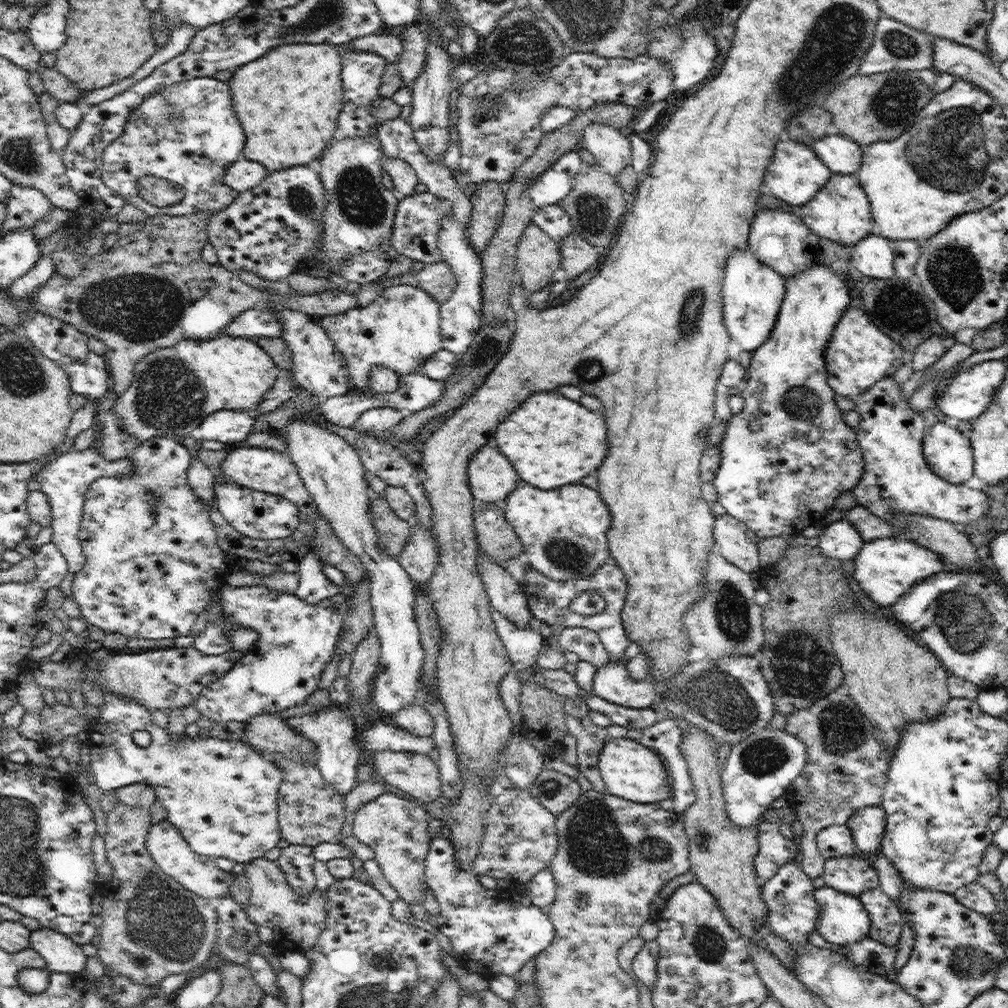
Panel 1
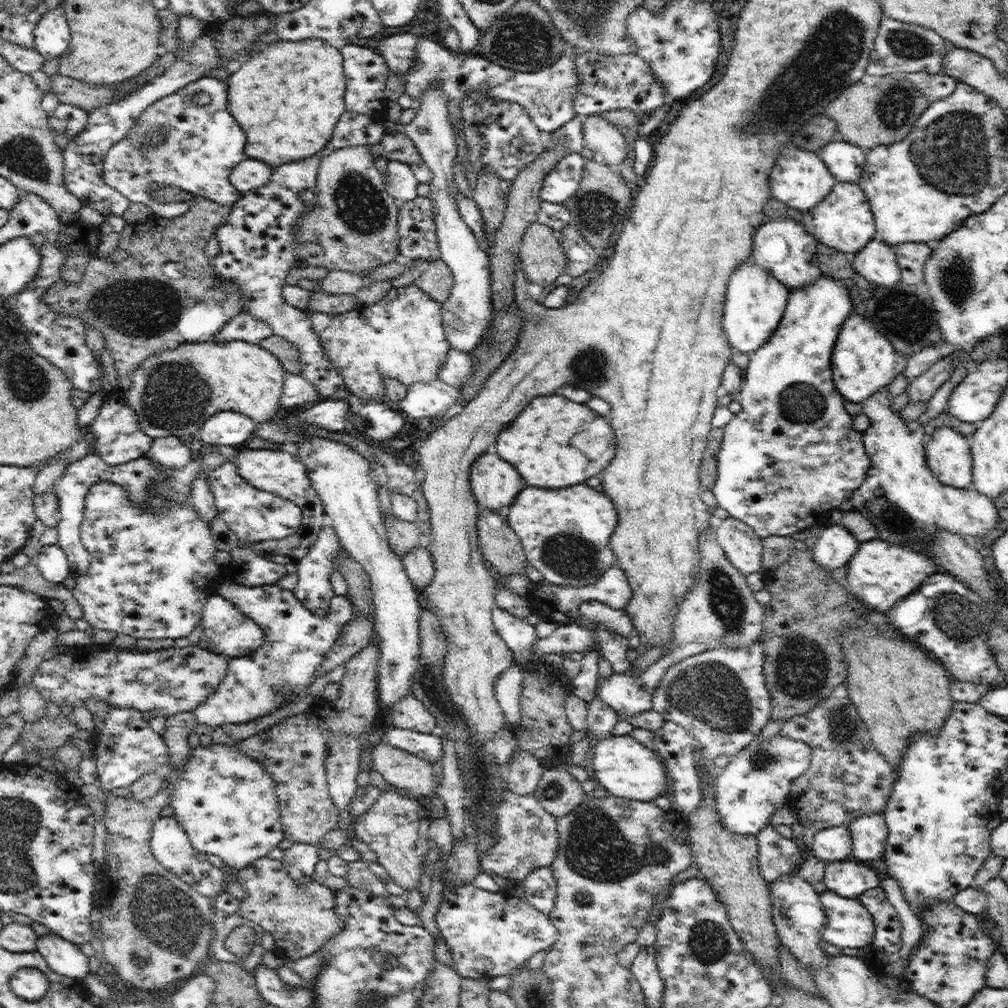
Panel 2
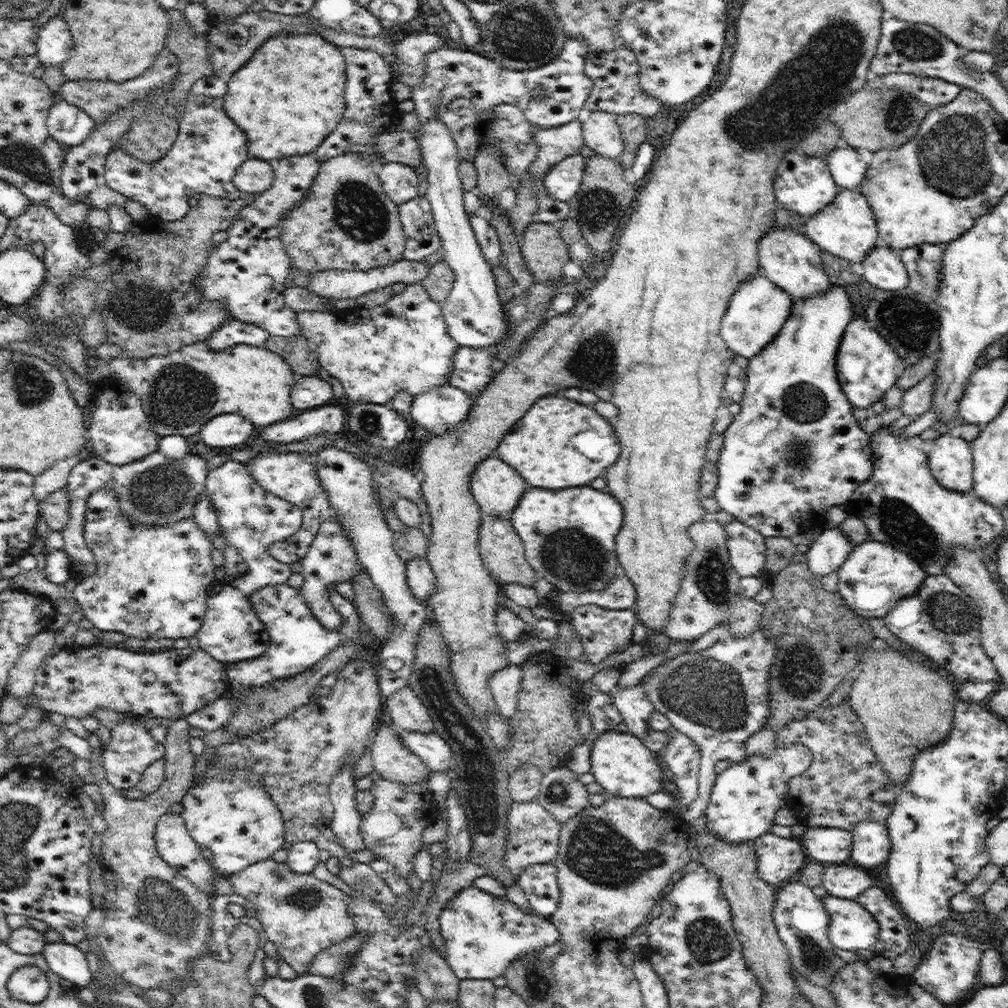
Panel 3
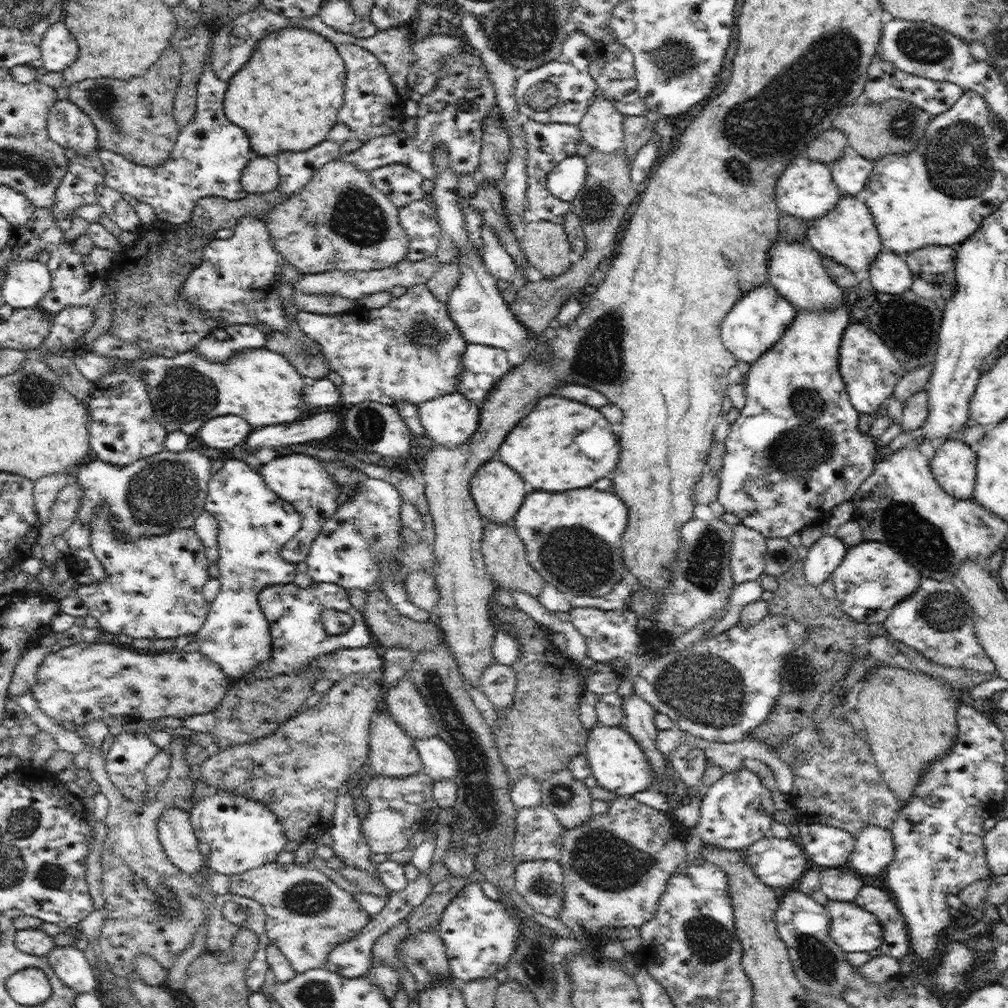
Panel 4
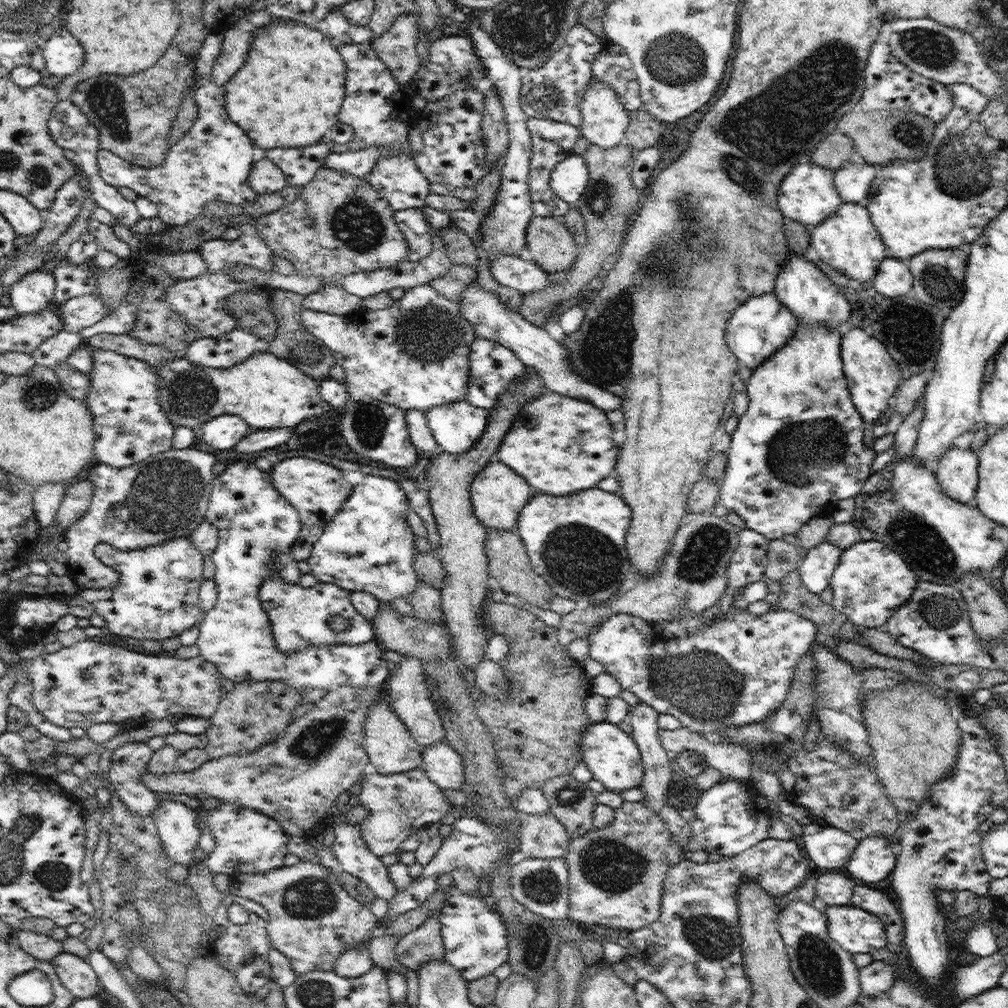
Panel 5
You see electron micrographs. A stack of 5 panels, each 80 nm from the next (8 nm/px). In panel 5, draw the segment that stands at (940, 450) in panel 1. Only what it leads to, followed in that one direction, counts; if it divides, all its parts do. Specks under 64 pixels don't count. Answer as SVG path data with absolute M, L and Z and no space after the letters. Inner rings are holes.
M951 446L934 470L944 494L966 504L975 497L979 481L979 458L972 449Z

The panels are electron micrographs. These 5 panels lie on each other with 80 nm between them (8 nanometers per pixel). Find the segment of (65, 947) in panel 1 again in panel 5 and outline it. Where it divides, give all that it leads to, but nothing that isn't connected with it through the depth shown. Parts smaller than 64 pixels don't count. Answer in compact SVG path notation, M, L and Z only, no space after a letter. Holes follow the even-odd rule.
M61 952L54 960L50 960L61 983L75 998L92 998L98 996L101 988L91 964L80 956Z

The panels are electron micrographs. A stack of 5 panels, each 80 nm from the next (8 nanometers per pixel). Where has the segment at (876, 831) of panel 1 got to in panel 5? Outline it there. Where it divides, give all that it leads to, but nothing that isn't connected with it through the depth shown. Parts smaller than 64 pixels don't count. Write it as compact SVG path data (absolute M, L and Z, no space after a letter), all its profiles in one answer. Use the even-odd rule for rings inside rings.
M867 836L859 841L844 871L852 880L868 886L890 877L896 867L897 852L890 838Z

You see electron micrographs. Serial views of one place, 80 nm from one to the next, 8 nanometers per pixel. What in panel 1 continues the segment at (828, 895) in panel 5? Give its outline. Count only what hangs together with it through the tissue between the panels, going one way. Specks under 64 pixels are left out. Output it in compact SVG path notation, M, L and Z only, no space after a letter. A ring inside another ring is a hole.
M859 854L826 859L821 877L826 886L856 897L865 890L879 888L879 877L871 860Z

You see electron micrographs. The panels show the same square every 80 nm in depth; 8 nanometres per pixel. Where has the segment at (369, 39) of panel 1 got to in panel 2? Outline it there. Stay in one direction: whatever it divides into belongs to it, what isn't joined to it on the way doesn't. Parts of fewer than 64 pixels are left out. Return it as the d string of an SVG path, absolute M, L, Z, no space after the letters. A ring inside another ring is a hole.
M398 33L394 35L377 35L369 40L366 46L371 46L372 50L380 53L385 58L389 72L403 76L409 73L415 58L414 51L420 44L421 38L412 33Z

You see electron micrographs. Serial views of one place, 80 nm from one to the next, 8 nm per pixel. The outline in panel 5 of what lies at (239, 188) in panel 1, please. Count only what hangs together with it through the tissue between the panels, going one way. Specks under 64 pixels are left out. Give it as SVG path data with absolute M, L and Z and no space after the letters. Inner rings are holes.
M268 157L253 163L249 174L249 183L260 195L280 192L288 185L283 170L276 166Z

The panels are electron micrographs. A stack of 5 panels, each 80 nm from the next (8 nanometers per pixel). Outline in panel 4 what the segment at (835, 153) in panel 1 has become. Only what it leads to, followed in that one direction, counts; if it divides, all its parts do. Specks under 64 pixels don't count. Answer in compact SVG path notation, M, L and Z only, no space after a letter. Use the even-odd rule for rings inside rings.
M848 144L842 156L831 162L831 175L842 194L857 196L873 171L873 160L867 159Z

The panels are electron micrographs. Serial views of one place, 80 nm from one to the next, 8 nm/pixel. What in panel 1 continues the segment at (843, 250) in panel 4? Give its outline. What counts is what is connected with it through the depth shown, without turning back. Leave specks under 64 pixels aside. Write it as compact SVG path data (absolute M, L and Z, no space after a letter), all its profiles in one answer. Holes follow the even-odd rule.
M833 174L813 200L800 207L800 218L820 237L846 245L849 250L876 229L866 193L856 174Z

